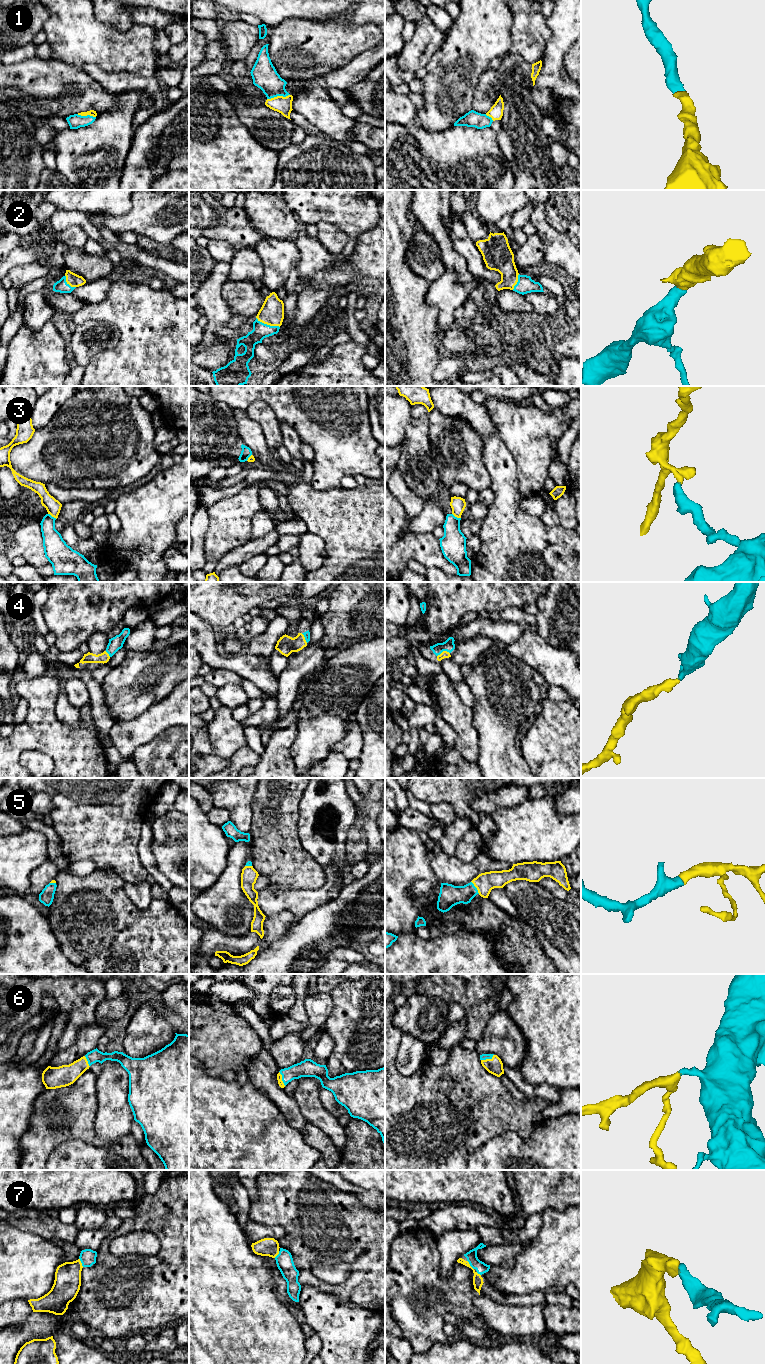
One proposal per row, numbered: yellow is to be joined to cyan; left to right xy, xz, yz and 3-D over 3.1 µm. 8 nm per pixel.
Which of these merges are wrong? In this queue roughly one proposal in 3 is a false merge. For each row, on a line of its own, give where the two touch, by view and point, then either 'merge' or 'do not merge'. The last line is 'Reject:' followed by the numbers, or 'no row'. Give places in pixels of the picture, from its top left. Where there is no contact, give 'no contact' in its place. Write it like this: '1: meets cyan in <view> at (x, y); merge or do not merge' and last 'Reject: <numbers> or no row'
1: meets cyan in xz at (278, 95); merge
2: meets cyan in xz at (268, 325); merge
3: meets cyan in yz at (456, 517); do not merge
4: meets cyan in yz at (443, 650); merge
5: meets cyan in yz at (475, 887); merge
6: meets cyan in yz at (487, 1058); merge
7: meets cyan in yz at (470, 1265); merge
Reject: 3

